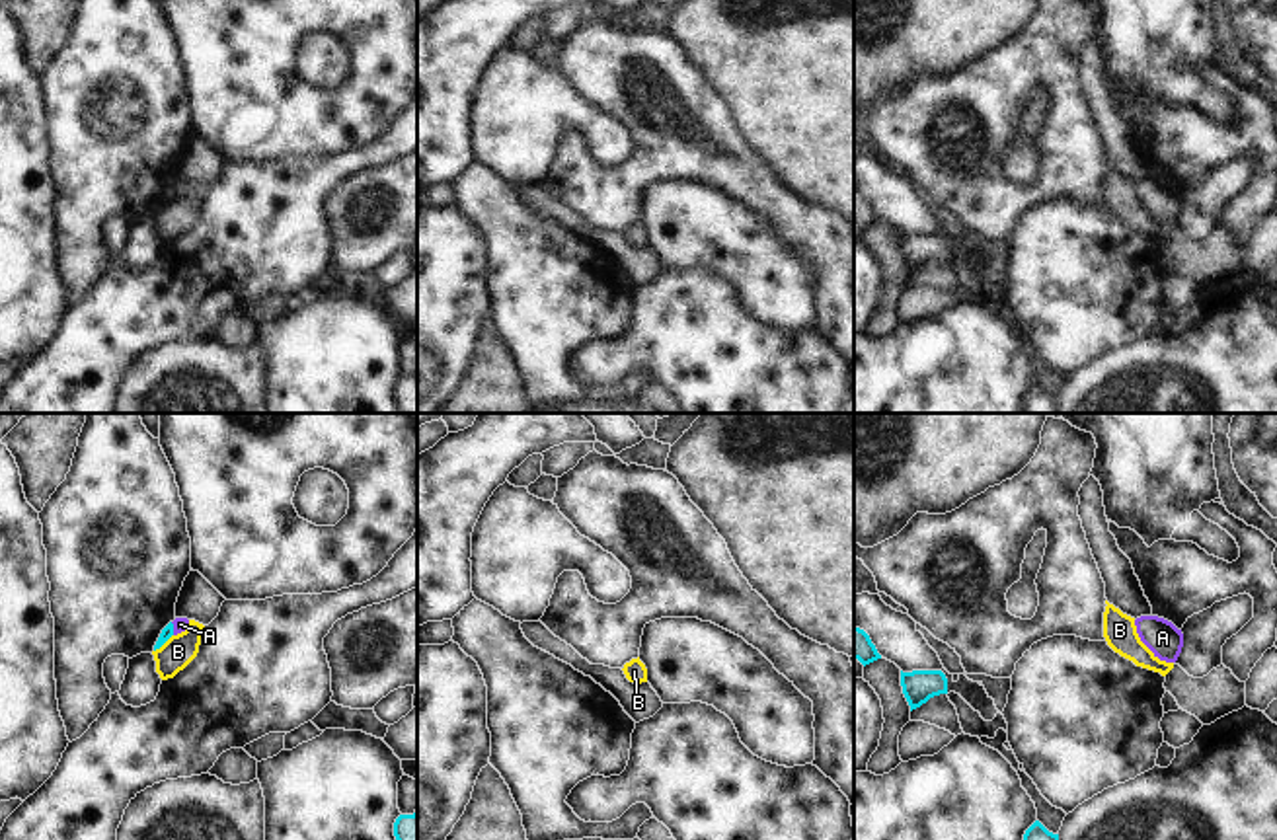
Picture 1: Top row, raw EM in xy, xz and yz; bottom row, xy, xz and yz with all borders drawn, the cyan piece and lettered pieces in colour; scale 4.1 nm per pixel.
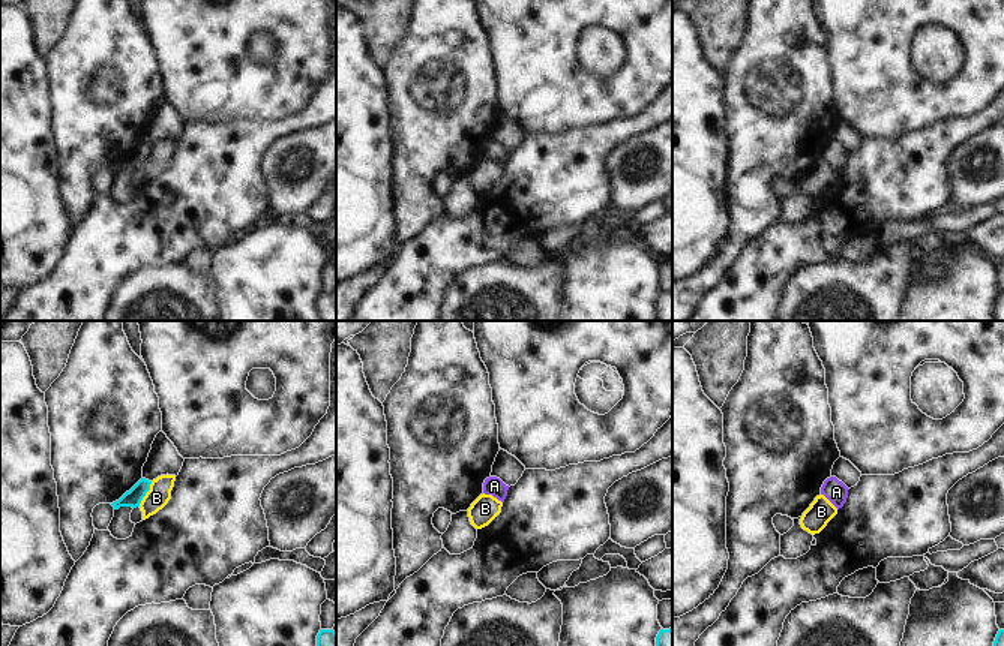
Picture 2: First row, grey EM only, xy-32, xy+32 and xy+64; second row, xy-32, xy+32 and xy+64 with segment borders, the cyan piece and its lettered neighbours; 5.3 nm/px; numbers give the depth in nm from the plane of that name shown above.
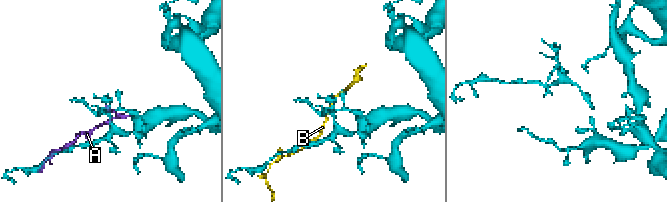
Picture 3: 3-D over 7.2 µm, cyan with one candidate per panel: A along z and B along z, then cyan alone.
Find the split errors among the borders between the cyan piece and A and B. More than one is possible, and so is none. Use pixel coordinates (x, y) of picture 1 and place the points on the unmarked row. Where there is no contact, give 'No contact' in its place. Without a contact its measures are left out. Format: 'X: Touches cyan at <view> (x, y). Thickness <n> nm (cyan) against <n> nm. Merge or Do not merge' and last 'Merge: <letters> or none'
A: Touches cyan at xy (172, 191). Thickness 50 nm (cyan) against 60 nm. Do not merge
B: Touches cyan at xy (162, 207). Thickness 50 nm (cyan) against 140 nm. Do not merge
Merge: none

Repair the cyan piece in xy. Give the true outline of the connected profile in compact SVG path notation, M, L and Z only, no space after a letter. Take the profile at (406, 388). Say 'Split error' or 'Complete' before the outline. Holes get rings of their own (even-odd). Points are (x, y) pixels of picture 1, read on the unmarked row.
Complete. M400 378L394 386L398 413L417 413L417 378Z

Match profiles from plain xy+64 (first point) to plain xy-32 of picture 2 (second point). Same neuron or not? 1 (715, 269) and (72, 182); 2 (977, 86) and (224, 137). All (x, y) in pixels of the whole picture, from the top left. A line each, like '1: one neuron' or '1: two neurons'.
1: one neuron
2: two neurons

